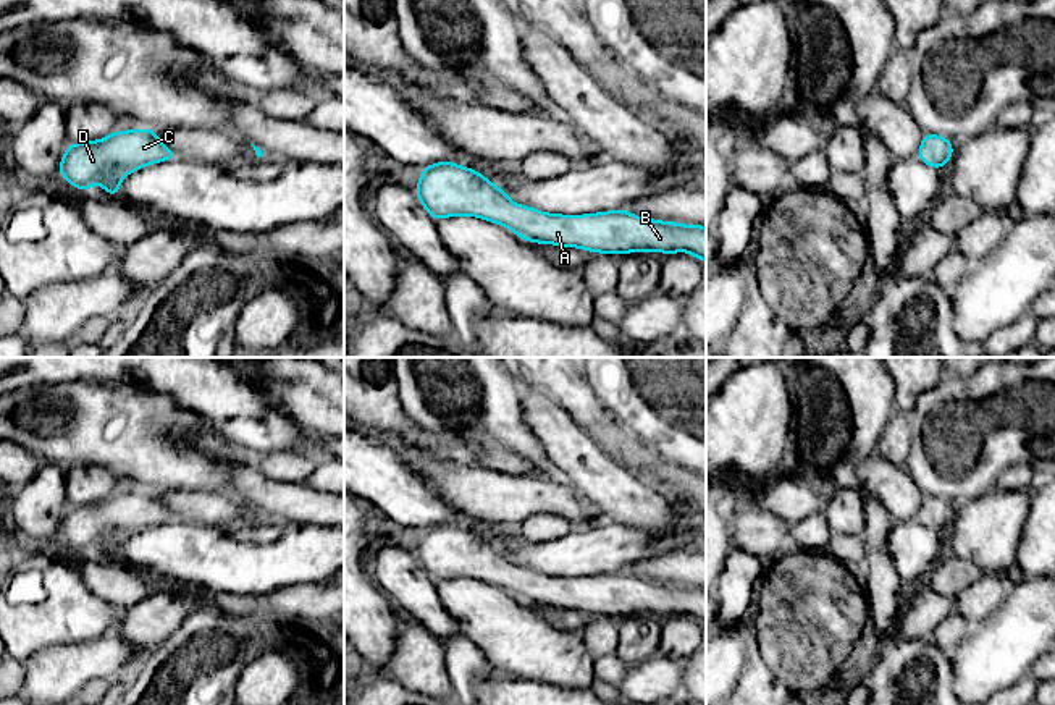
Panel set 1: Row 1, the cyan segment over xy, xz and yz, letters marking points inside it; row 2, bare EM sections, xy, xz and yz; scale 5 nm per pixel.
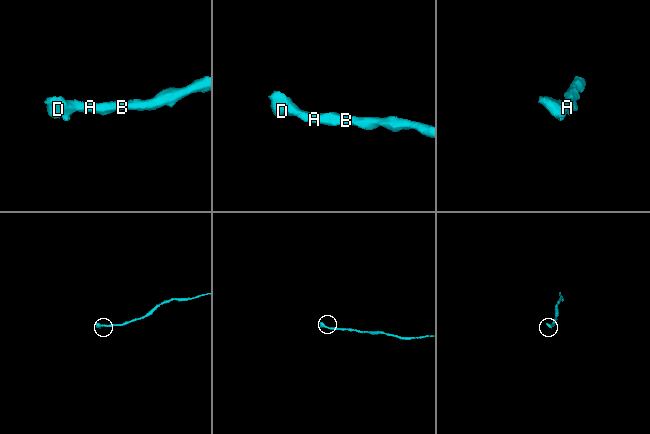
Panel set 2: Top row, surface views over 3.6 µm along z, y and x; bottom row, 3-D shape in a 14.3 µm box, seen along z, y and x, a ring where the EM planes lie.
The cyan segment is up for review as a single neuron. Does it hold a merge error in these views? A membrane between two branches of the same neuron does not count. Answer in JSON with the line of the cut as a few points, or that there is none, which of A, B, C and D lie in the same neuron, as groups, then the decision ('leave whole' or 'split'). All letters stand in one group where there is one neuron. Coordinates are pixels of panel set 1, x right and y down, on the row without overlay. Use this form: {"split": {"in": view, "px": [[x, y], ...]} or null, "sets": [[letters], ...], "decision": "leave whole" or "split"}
{"split": null, "sets": [["A", "B", "C", "D"]], "decision": "leave whole"}

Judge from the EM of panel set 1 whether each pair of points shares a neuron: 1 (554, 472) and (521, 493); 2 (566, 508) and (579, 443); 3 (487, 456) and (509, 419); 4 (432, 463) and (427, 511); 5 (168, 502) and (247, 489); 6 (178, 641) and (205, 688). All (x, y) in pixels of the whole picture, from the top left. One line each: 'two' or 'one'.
1: two
2: two
3: two
4: two
5: two
6: one

